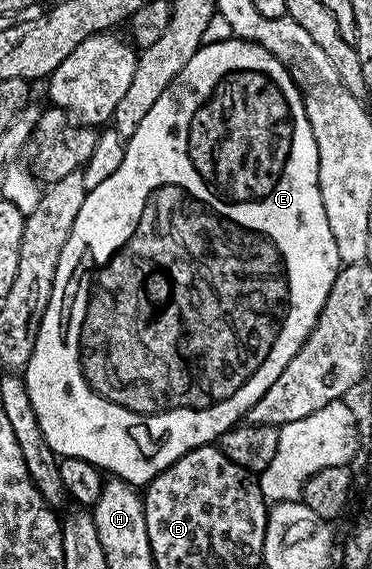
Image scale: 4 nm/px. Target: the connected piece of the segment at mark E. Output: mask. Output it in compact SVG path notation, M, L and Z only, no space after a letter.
M236 37L228 38L222 43L206 42L193 54L191 61L183 65L175 81L171 81L171 85L163 89L159 101L151 105L147 117L139 121L139 129L135 129L135 133L127 140L123 153L123 165L119 165L119 169L115 169L115 173L111 173L107 181L102 181L100 185L95 185L95 189L85 192L83 209L79 209L79 217L75 217L75 225L71 225L71 237L67 237L67 245L63 245L63 253L59 253L59 265L55 269L55 281L51 285L47 309L43 313L39 333L35 337L35 349L31 353L29 364L23 369L25 388L31 397L35 417L39 417L39 429L43 429L43 437L51 450L59 457L82 459L88 463L94 463L96 467L101 468L102 472L134 485L148 485L156 475L166 471L172 463L179 461L189 451L220 440L223 432L244 420L251 405L255 405L255 401L259 401L259 397L263 397L267 389L275 385L275 377L279 377L279 373L287 369L291 357L299 353L303 341L311 333L331 293L331 285L335 285L338 271L343 266L339 249L335 247L335 237L331 235L331 225L327 225L327 213L323 213L323 197L319 193L319 149L315 145L315 133L311 133L311 125L307 121L307 113L299 89L293 83L287 69L276 57L267 53L267 49L263 49L258 43L247 43Z

